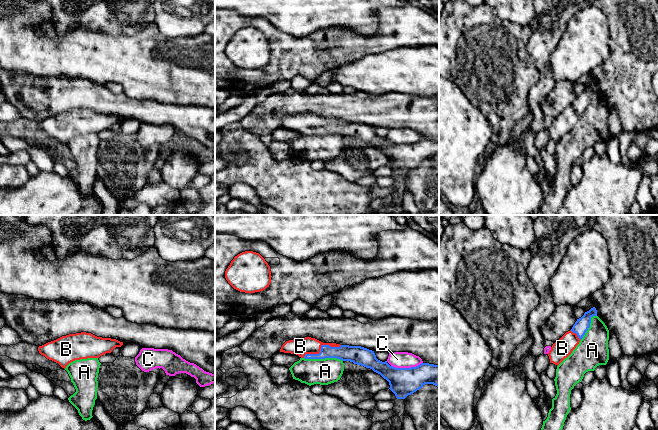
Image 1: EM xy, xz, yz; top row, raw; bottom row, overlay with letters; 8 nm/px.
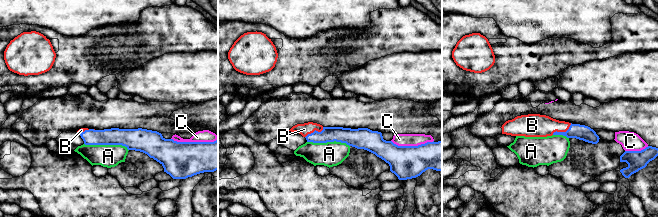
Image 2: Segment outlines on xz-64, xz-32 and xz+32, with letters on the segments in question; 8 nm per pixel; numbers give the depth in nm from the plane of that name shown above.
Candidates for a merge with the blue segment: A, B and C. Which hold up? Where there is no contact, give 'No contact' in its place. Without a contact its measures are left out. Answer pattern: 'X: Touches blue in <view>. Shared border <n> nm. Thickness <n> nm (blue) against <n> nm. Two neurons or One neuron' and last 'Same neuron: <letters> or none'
A: Touches blue in xz. Shared border 320 nm. Thickness 130 nm (blue) against 200 nm. Two neurons
B: Touches blue in xz. Shared border 320 nm. Thickness 130 nm (blue) against 140 nm. One neuron
C: Touches blue in xz. Shared border 260 nm. Thickness 220 nm (blue) against 130 nm. Two neurons
Same neuron: B

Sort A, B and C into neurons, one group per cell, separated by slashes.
A / B / C

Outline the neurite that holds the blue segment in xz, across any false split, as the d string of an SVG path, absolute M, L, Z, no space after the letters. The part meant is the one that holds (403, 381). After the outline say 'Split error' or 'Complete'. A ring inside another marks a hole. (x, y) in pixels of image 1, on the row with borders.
M305 337L286 341L280 352L296 354L305 359L337 358L370 368L389 382L389 389L397 399L405 399L425 384L439 388L439 365L421 363L411 368L396 368L387 361L378 360L374 351L361 346L323 343L315 338Z. Split error

